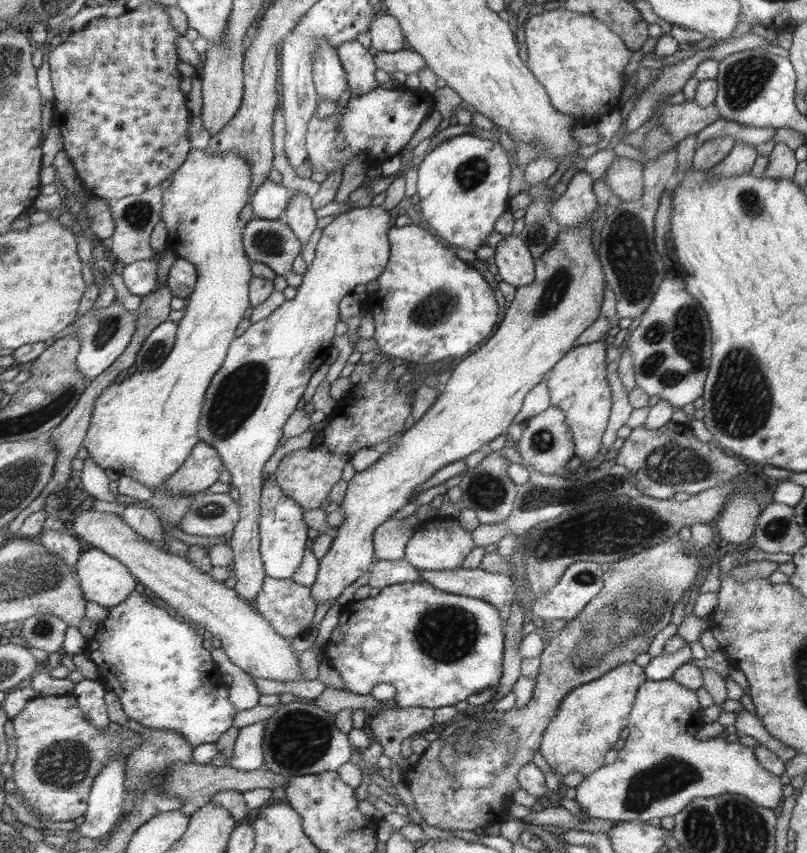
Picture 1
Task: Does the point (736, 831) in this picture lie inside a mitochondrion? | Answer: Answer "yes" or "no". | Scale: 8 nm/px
yes

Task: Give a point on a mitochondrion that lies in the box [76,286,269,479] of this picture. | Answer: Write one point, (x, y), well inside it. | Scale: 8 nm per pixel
(110, 326)

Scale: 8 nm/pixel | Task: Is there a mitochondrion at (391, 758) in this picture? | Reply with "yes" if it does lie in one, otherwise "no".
no

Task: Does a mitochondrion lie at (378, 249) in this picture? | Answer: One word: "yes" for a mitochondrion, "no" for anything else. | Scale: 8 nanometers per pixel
no

